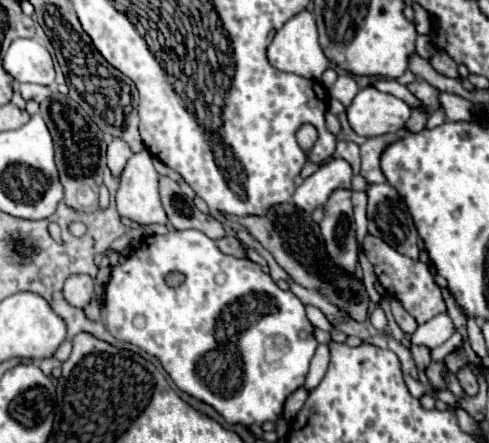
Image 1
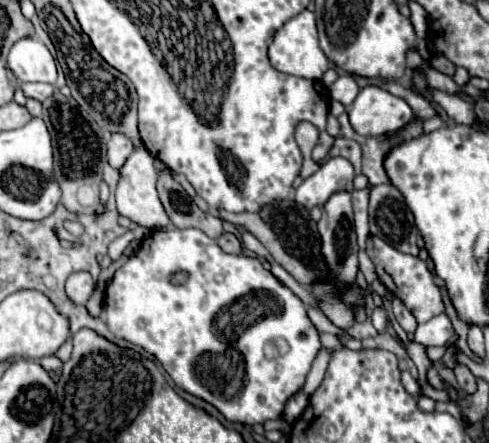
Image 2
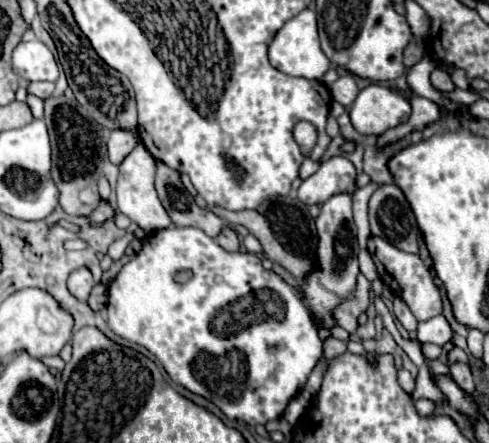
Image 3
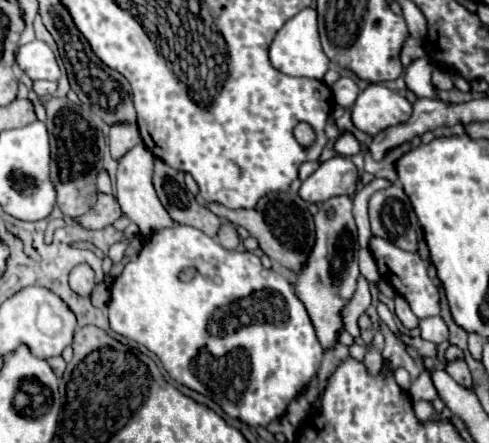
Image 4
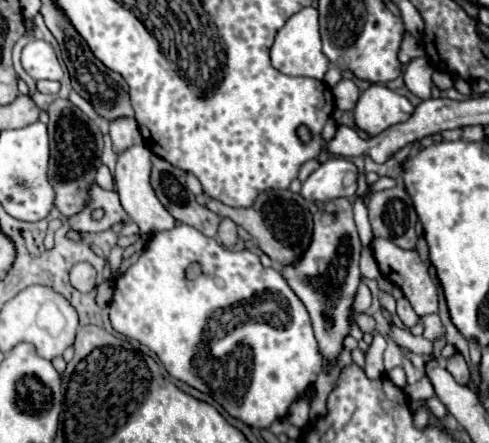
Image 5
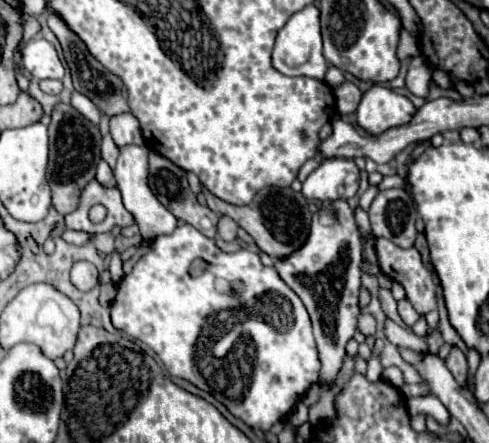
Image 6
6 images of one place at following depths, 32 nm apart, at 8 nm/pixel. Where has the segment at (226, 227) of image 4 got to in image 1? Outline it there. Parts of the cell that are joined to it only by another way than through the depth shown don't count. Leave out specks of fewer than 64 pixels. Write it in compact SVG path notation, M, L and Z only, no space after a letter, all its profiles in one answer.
M224 236L224 238L216 240L216 246L218 246L224 254L230 254L230 256L246 256L244 246L240 244L240 240L238 240L236 236Z

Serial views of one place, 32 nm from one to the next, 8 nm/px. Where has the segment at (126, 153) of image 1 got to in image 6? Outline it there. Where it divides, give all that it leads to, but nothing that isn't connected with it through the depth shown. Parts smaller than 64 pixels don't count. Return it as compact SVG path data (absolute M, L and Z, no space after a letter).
M124 112L110 118L110 132L114 142L122 148L126 144L144 144L140 122L134 114Z

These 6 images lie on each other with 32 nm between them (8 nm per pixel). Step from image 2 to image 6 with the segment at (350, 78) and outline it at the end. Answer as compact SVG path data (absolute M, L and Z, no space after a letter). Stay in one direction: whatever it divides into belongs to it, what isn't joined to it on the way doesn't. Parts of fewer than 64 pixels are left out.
M344 82L340 88L334 90L334 96L336 99L336 108L342 116L346 114L354 114L360 100L362 100L362 92L358 86L354 86L352 82Z

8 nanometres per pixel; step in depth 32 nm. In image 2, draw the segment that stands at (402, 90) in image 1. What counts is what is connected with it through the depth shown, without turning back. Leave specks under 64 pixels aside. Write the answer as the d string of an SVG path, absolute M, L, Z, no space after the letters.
M388 82L388 84L384 84L382 88L390 90L390 92L396 94L396 96L402 96L402 98L410 104L410 108L412 108L412 112L414 112L414 120L418 120L418 122L426 122L426 120L430 120L430 118L434 118L434 116L438 114L436 108L434 108L426 98L414 94L414 92L408 90L408 88L402 88L402 86L396 84L396 82Z

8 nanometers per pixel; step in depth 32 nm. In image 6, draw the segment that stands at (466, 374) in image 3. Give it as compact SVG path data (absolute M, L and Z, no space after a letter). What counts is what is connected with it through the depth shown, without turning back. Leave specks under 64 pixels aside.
M452 346L448 358L446 358L446 368L450 370L450 374L454 376L454 380L458 384L464 384L466 382L466 354L458 348L458 346Z

